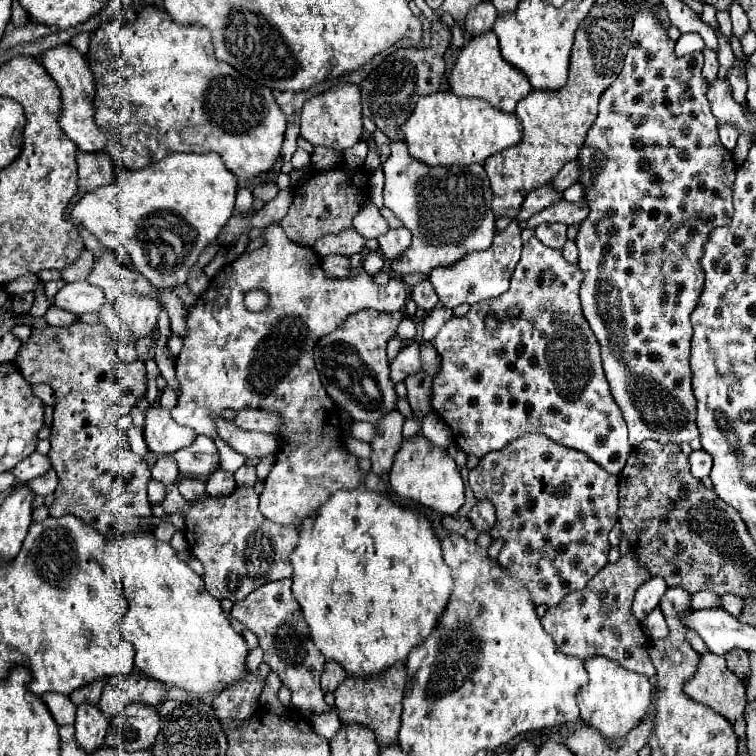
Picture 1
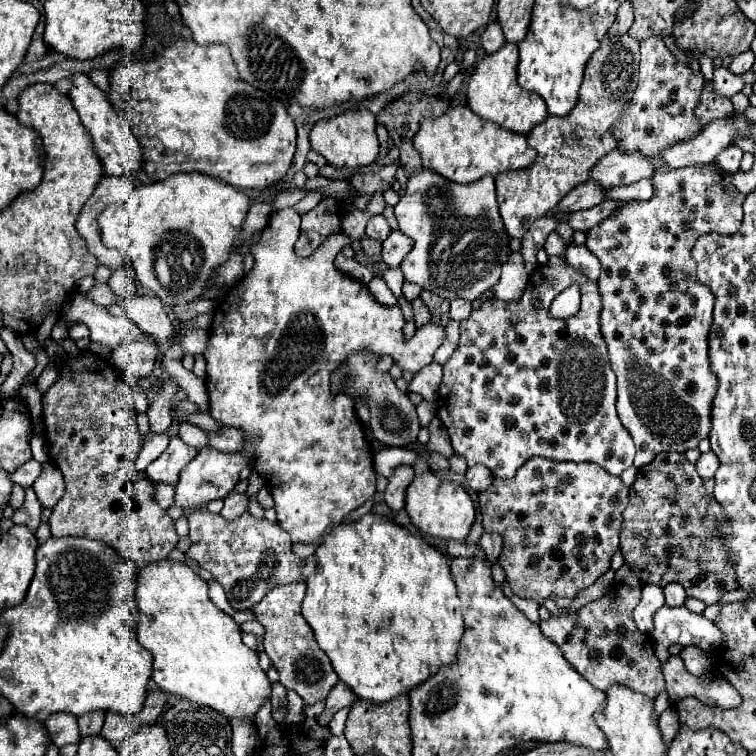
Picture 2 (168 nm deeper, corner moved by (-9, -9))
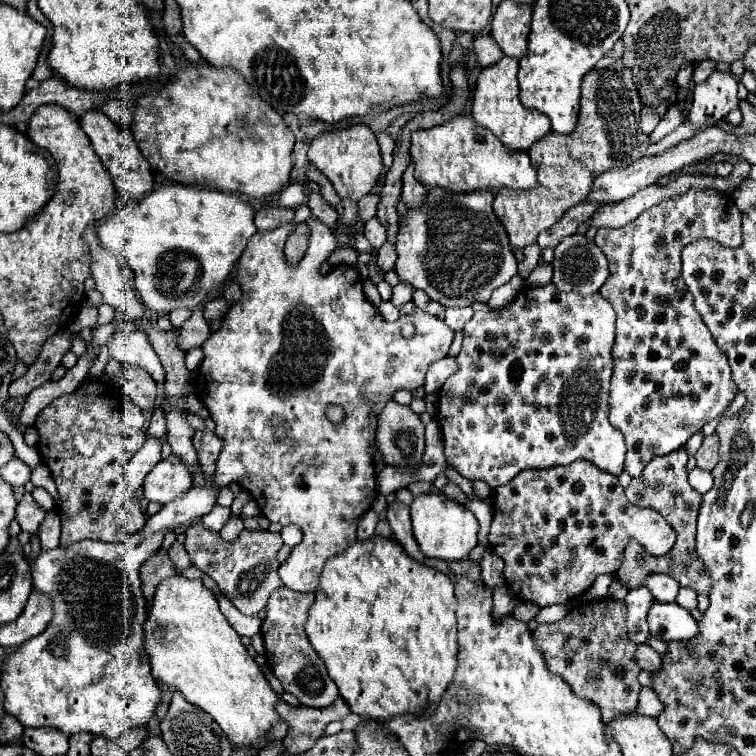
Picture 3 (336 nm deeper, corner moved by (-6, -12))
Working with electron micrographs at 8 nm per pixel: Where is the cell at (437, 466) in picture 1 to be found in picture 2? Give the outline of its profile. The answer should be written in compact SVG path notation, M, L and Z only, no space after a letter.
M432 471L414 477L410 483L406 491L406 511L422 533L442 541L464 541L476 519L476 507L470 495L460 485L438 479Z

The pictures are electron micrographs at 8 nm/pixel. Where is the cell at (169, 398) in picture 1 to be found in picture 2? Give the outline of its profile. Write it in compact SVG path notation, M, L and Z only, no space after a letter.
M188 422L181 423L178 435L187 445L198 451L208 445L207 432Z

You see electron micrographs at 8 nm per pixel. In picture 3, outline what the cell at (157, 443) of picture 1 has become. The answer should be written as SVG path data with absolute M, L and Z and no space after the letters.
M177 456L163 458L159 464L153 466L153 470L145 476L143 482L143 494L147 500L165 504L177 498L179 494L187 492L193 486L193 478L189 468L177 460Z

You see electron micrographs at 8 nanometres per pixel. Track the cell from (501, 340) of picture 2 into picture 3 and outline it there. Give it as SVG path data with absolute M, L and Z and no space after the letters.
M553 282L537 288L525 286L515 298L515 302L509 304L507 308L475 312L473 318L465 324L463 336L465 336L463 348L455 358L459 370L443 384L439 392L439 416L437 416L437 422L443 432L447 464L451 464L463 478L485 480L491 488L497 488L513 480L521 470L567 466L579 458L595 464L597 468L613 476L619 476L623 472L627 452L625 440L621 432L617 432L617 428L613 428L609 422L609 378L611 378L611 346L615 340L615 312L599 292L595 292L593 296L577 296L577 292L561 292L557 286L553 286Z

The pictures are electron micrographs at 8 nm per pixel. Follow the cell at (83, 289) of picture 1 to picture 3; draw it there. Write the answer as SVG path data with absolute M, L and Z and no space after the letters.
M117 330L109 342L109 356L119 360L121 364L141 366L151 374L155 382L165 382L165 368L161 366L159 356L155 354L149 338L143 330Z

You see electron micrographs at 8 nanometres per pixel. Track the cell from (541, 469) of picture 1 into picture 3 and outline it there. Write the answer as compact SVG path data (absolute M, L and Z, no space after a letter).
M577 460L569 466L519 472L509 484L495 488L493 510L495 514L487 538L495 554L505 560L505 582L519 600L535 602L539 606L565 604L569 598L583 594L599 574L615 574L629 538L637 538L653 556L669 552L675 544L673 528L657 511L637 506L629 508L617 476L601 472L587 460Z

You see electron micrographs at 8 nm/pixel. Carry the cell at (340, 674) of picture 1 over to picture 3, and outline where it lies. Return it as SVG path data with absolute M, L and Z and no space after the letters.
M339 696L337 702L329 704L329 708L310 708L300 706L293 708L287 702L279 700L275 704L275 712L283 720L287 720L289 730L283 739L284 752L288 754L301 754L311 749L317 738L323 736L323 730L329 722L341 720L349 714L349 706Z

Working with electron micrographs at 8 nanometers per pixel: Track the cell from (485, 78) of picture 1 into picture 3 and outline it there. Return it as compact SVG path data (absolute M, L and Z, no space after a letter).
M503 56L497 64L483 68L477 76L471 116L477 124L491 130L507 148L511 150L529 150L533 142L537 142L541 136L545 136L551 130L551 124L545 114L525 108L519 102L519 84L517 84L517 70L519 60Z

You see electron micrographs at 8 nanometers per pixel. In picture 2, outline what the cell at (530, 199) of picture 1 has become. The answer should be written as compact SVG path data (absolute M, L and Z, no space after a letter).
M586 181L572 189L564 201L560 201L556 211L580 211L580 209L590 209L606 199L606 189L596 183L596 181Z

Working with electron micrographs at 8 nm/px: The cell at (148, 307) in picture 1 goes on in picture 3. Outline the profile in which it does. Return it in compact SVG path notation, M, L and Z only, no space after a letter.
M129 364L123 366L125 382L123 392L141 408L141 410L153 410L155 408L155 380L143 370L143 368L131 368Z

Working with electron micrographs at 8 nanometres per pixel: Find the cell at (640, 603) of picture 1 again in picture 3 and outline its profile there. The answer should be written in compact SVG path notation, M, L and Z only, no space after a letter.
M641 586L635 590L629 590L629 594L625 596L625 604L627 604L627 628L629 628L629 638L637 644L647 642L649 636L649 626L647 626L647 612L653 606L653 594Z

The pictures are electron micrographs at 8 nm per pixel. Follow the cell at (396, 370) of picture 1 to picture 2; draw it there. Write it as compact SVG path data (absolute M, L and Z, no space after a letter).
M432 361L420 373L414 375L412 383L408 385L408 391L422 395L426 401L434 401L438 397L440 381L442 381L442 365Z

